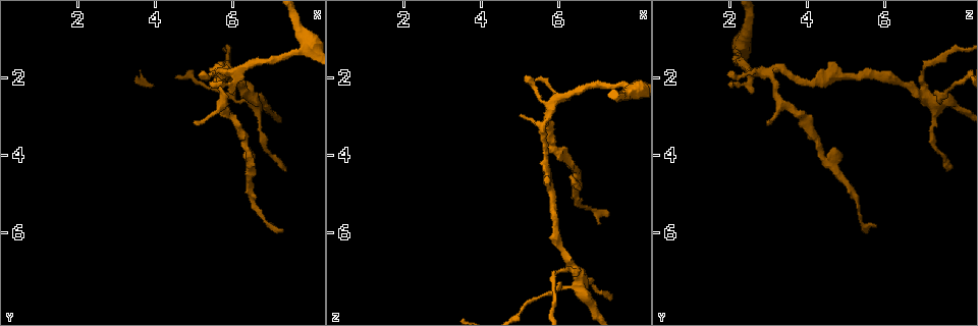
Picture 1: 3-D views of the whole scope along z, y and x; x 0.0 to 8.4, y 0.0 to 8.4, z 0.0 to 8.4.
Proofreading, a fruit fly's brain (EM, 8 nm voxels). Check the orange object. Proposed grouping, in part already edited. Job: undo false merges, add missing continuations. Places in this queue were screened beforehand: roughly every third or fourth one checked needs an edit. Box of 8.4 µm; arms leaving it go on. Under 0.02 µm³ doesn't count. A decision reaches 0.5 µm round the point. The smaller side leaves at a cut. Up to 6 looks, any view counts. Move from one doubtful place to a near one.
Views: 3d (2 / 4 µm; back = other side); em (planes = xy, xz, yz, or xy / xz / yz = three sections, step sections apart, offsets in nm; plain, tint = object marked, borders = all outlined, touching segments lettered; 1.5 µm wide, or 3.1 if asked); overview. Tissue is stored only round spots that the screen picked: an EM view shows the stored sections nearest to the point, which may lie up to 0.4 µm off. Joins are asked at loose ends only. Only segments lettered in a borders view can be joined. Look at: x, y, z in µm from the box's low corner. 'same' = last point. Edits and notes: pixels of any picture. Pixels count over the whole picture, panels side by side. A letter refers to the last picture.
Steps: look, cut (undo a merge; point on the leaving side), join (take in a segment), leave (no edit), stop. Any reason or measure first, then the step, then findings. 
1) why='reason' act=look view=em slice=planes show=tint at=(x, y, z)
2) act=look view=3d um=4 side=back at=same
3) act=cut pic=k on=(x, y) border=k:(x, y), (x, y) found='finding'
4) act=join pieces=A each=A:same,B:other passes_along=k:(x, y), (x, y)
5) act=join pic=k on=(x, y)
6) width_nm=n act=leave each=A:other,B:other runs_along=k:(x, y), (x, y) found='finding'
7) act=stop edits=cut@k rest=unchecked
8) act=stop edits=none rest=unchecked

why='branch stops here' act=look view=em slice=planes show=plain at=(5.35, 2.10, 2.10)

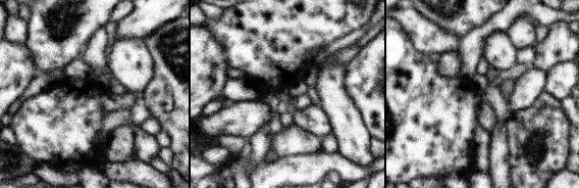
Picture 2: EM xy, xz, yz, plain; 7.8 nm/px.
why='see the neighbours' act=look view=em slice=planes show=borders at=same

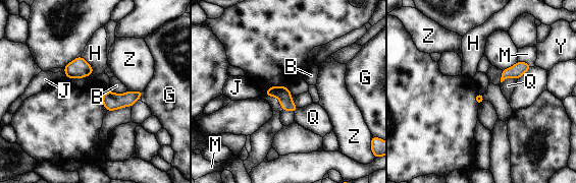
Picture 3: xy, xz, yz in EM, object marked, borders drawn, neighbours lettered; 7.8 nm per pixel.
act=leave each=B:other,G:other,H:other,J:other,M:other,Q:other,Y:other,Z:other border=3:(517, 79), (507, 77), (501, 82) found='none of them fits'

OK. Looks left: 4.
act=look view=em slice=xz step=8 show=tint at=(7.35, 4.40, 7.60)

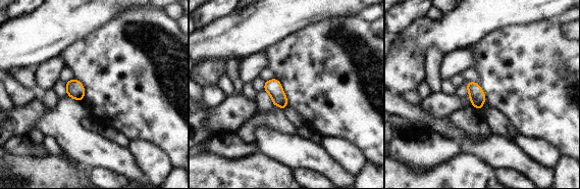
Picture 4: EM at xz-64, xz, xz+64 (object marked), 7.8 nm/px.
why='see the neighbours' act=look view=em slice=xz step=8 show=borders at=same

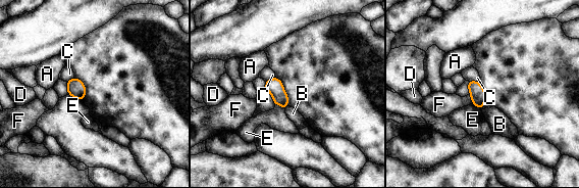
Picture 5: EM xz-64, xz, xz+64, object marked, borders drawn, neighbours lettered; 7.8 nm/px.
width_nm=120 act=leave each=A:other,B:other,C:other,D:other,E:other,F:other border=5:(468, 80), (476, 80), (479, 83) found='none of them fits'

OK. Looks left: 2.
why='side arm on a straight run' act=look view=em slice=planes show=borders at=(6.55, 2.60, 7.30)

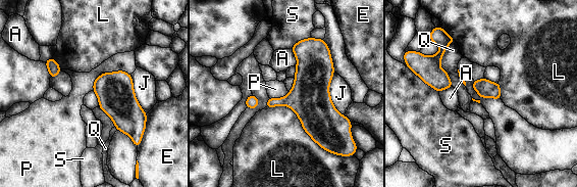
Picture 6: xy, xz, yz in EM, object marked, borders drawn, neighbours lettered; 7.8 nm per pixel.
width_nm=300 act=leave each=A:other,E:other,J:other,L:other,P:other,Q:other,S:other border=6:(333, 73), (330, 100), (344, 115) found='one cell here'

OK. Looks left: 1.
act=stop edits=none rest=unchecked

